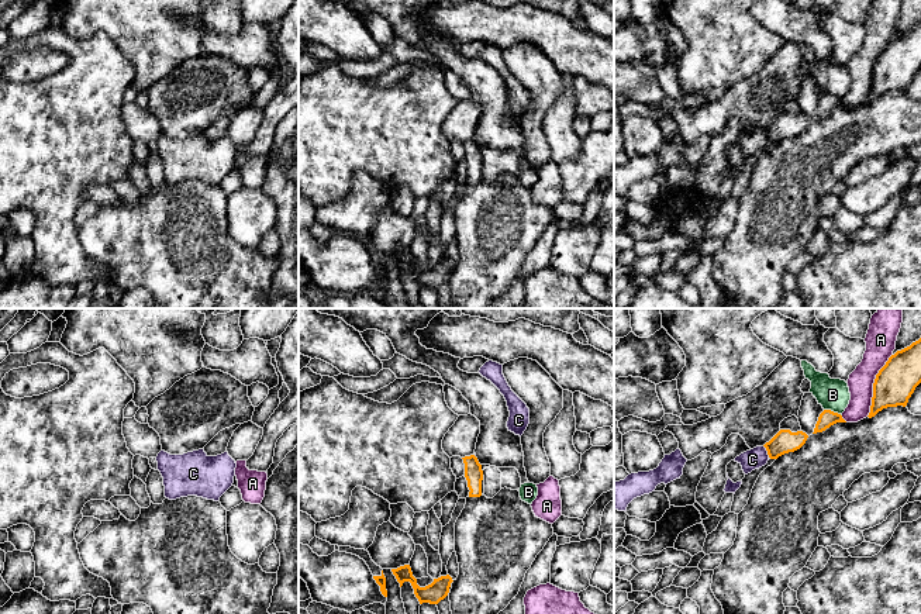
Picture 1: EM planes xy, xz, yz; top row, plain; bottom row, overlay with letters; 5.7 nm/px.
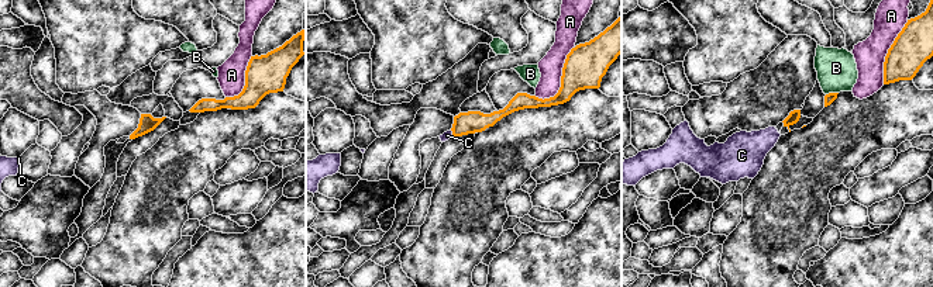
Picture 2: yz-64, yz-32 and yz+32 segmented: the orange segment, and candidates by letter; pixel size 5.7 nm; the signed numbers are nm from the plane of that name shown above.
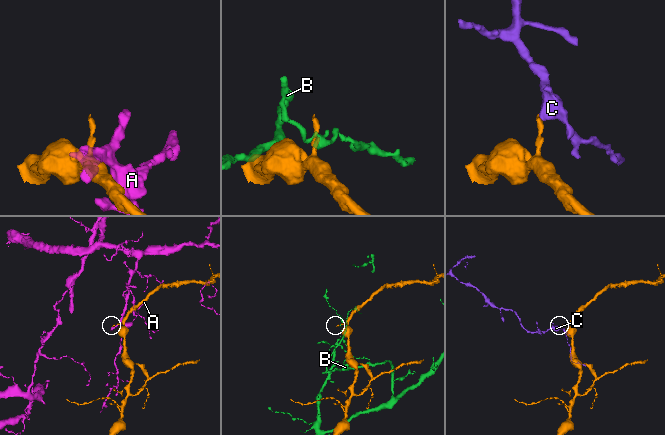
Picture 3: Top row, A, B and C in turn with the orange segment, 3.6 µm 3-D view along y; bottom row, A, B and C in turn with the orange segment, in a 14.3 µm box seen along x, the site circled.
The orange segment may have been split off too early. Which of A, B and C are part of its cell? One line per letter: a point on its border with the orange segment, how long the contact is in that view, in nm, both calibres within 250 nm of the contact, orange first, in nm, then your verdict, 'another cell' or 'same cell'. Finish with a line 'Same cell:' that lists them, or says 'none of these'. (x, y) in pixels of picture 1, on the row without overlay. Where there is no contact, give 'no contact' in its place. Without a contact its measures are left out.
A: meets orange in yz at (873, 69); contact 380 nm long; 240 nm thick on the orange side, 170 nm on the other; another cell
B: meets orange in yz at (832, 96); contact 110 nm long; 90 nm thick on the orange side, 180 nm on the other; another cell
C: meets orange in yz at (766, 134); contact 80 nm long; 140 nm thick on the orange side, 120 nm on the other; another cell
Same cell: none of these

